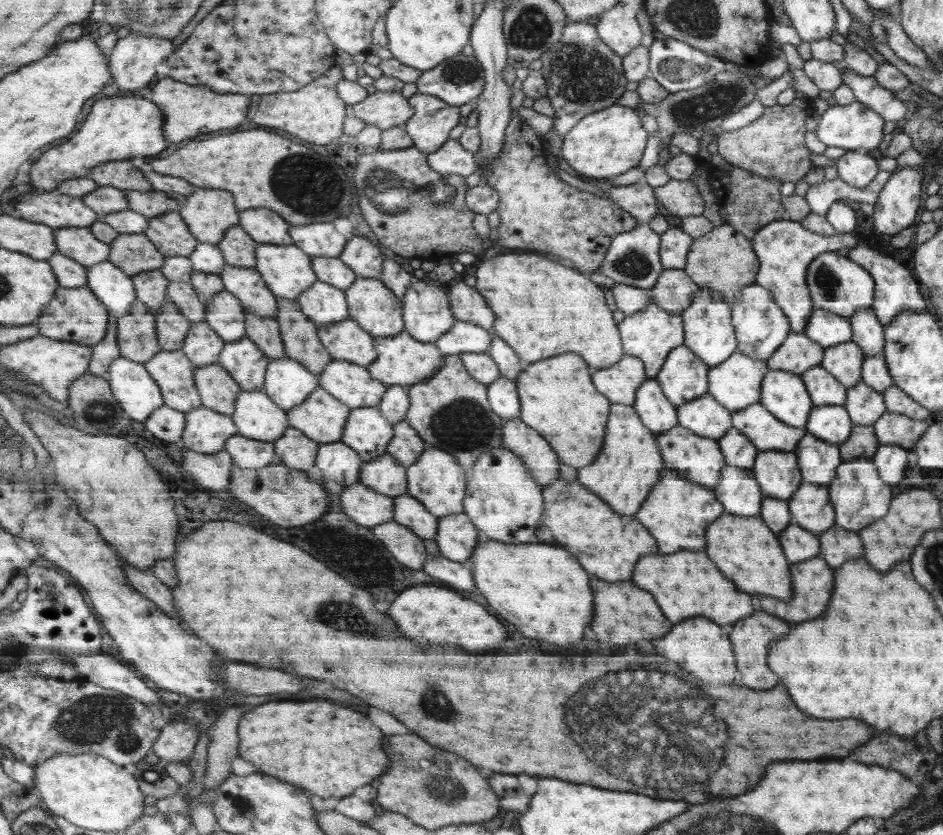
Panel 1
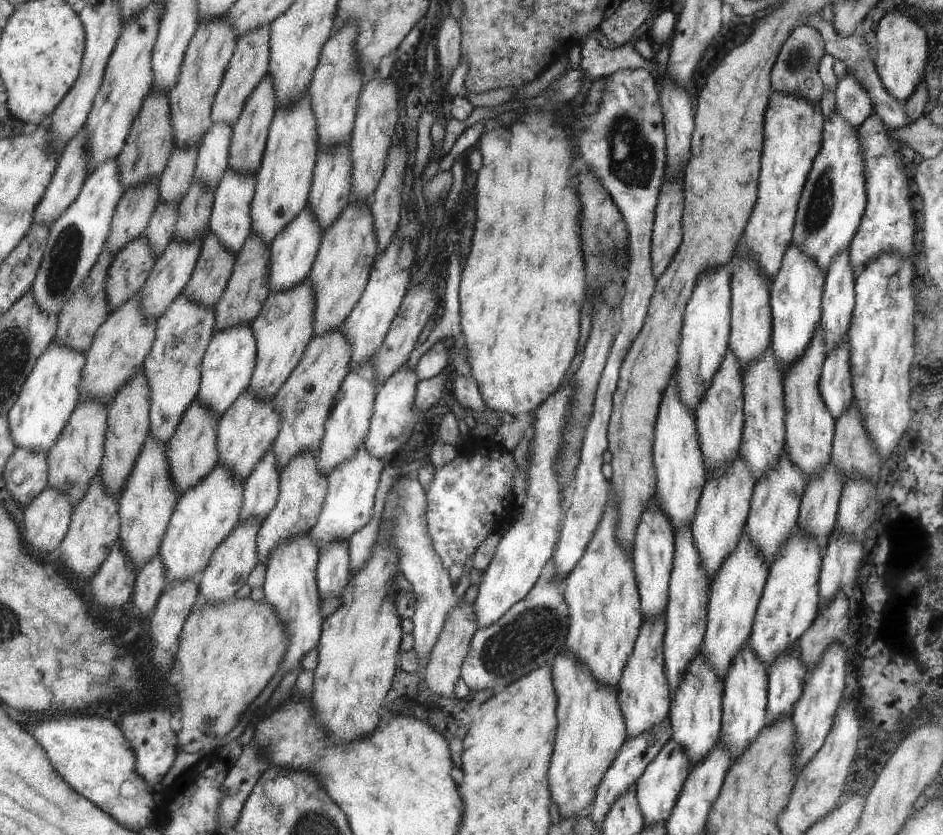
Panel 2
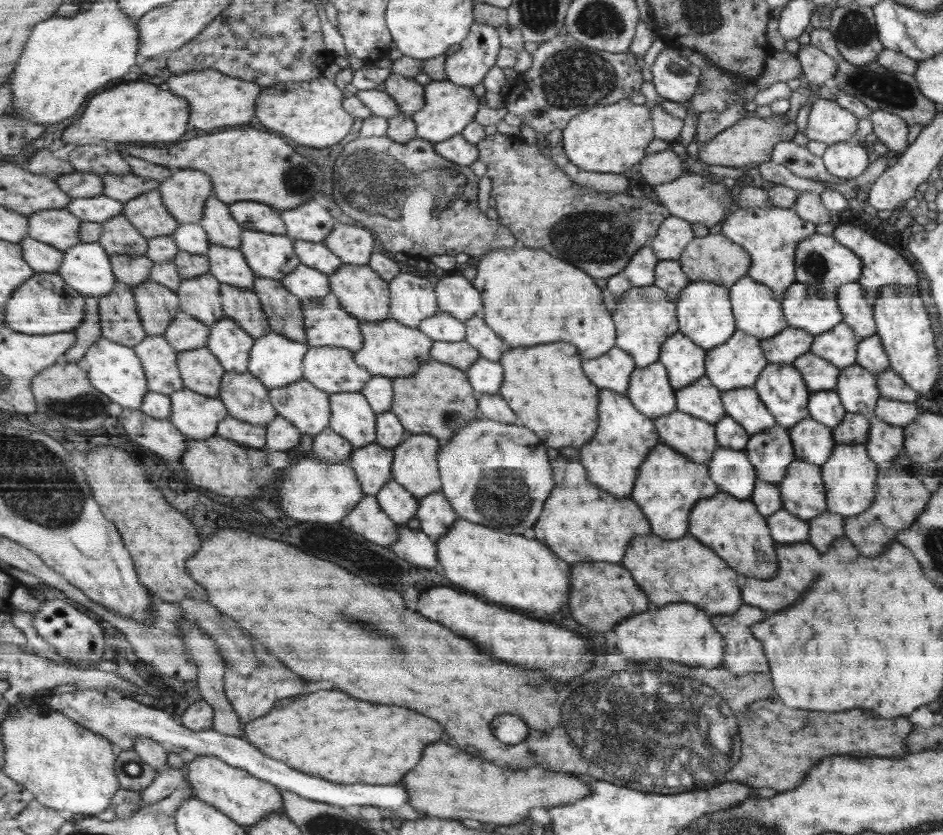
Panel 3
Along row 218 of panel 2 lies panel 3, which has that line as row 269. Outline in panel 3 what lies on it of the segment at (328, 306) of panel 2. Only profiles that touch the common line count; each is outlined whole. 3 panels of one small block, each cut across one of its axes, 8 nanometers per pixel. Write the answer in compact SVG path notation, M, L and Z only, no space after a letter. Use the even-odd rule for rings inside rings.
M343 263L329 275L329 284L332 287L331 294L336 295L341 307L354 315L354 318L366 322L385 321L389 318L389 308L392 304L389 282L382 279L372 267Z

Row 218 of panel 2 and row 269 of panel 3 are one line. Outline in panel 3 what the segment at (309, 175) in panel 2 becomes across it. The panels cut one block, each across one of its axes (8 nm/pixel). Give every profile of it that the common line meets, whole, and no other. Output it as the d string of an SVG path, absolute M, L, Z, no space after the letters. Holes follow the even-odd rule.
M245 229L242 252L257 278L270 278L281 282L299 268L296 242L288 234L277 235Z

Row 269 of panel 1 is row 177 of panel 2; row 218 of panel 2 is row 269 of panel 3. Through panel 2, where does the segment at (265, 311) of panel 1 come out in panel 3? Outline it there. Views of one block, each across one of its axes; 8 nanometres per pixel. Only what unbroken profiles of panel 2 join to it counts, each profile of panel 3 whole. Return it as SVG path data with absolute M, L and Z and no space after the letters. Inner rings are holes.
M212 243L208 255L212 264L211 274L220 282L253 291L257 276L241 248Z

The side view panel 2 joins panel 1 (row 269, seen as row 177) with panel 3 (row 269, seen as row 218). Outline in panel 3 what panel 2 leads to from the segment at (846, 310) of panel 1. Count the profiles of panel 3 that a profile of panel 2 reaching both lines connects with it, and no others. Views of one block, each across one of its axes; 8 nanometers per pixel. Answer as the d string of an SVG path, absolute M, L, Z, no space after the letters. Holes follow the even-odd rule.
M817 233L798 247L798 282L822 290L826 298L836 300L838 290L848 282L858 282L862 276L862 261L832 235Z

